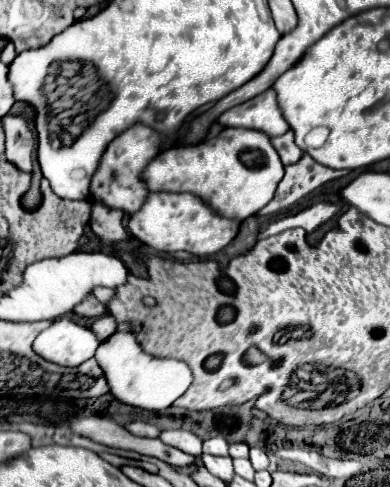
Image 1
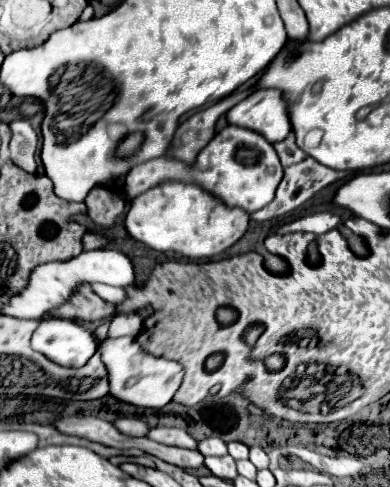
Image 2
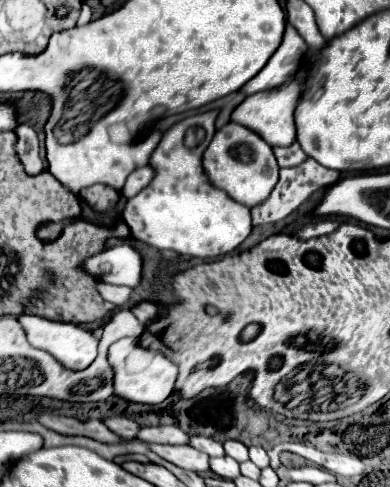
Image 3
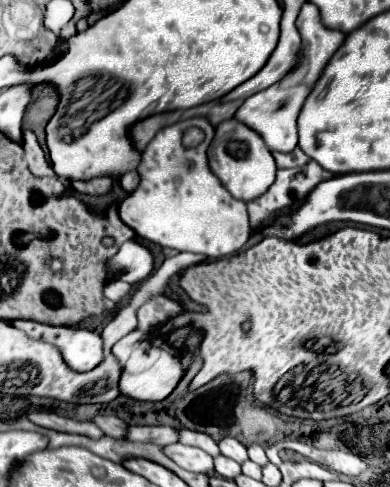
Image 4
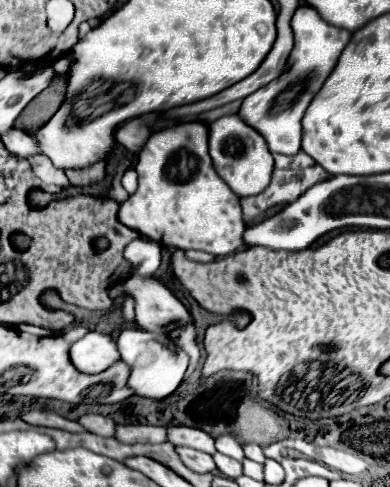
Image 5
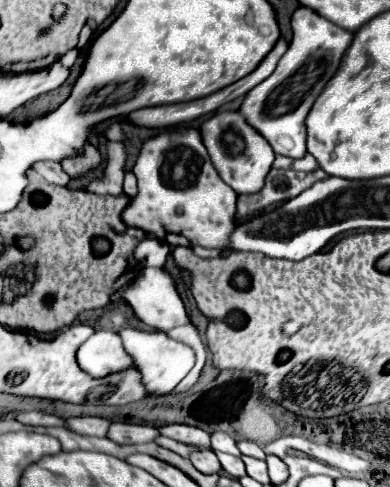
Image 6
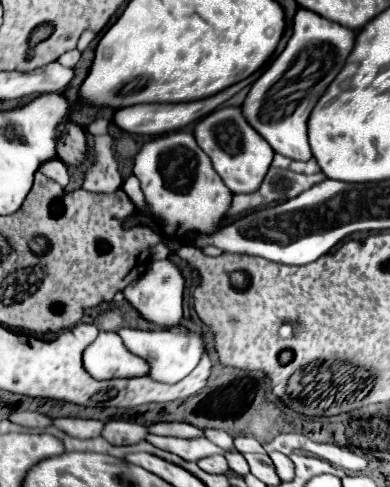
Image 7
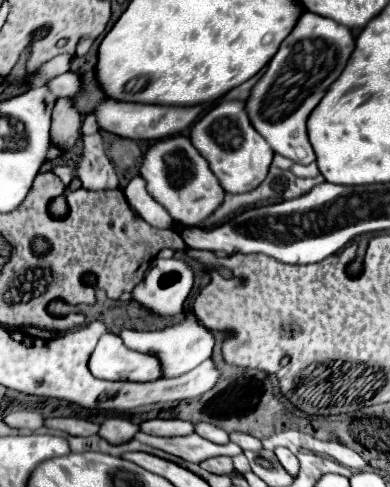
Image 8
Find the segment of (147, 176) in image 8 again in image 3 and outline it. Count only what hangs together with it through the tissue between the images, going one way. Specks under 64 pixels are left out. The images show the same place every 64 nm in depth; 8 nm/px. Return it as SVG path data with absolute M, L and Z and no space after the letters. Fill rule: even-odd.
M204 112L204 114L188 116L180 122L176 122L172 128L168 128L162 134L162 138L160 138L158 146L154 148L150 162L148 162L148 166L154 170L152 182L144 190L140 190L138 196L128 198L128 202L122 210L122 218L130 226L132 236L136 240L146 242L158 250L176 250L178 254L190 254L196 258L218 258L218 256L224 256L224 254L236 250L250 236L250 232L252 232L250 208L228 198L228 194L222 192L220 188L214 188L214 184L210 182L210 178L206 176L206 172L202 168L202 154L208 148L212 136L216 132L214 120L216 120L216 112ZM190 126L202 126L206 130L206 140L196 148L184 146L184 134Z

